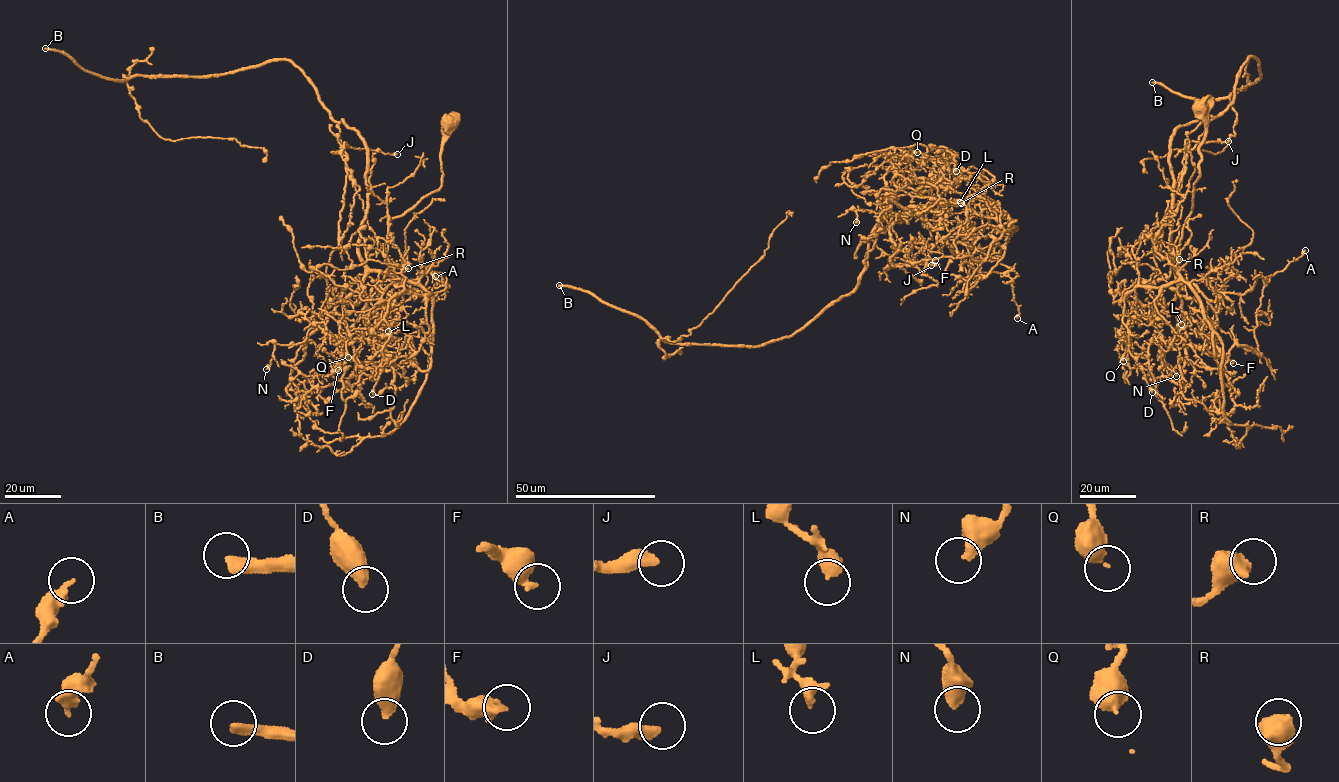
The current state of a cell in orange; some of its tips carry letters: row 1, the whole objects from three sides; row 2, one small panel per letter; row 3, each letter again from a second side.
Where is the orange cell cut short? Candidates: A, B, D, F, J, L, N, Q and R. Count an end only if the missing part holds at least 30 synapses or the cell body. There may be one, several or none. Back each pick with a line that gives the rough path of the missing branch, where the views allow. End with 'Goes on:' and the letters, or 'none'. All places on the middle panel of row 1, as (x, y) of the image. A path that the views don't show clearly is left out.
Goes on: B

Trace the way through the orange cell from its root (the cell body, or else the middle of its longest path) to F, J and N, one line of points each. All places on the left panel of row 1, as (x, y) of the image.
F: (449, 123), (442, 186), (392, 218), (386, 242), (366, 260), (358, 287), (365, 307), (338, 370)
J: (449, 123), (442, 186), (392, 219), (362, 283), (338, 300), (325, 278), (338, 245), (344, 143), (397, 154)
N: (449, 123), (442, 186), (392, 219), (386, 242), (366, 260), (362, 283), (305, 341), (275, 345), (266, 369)

